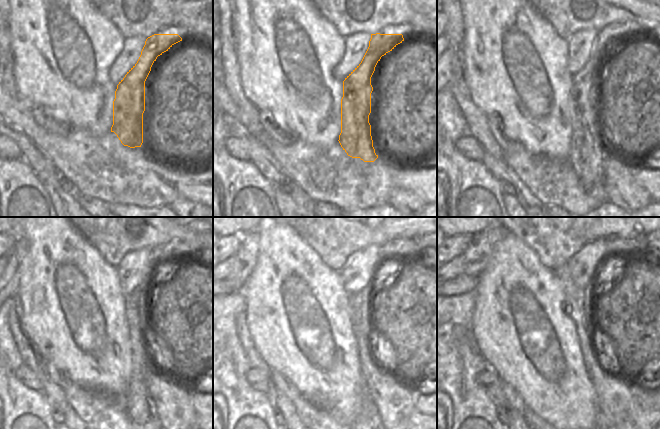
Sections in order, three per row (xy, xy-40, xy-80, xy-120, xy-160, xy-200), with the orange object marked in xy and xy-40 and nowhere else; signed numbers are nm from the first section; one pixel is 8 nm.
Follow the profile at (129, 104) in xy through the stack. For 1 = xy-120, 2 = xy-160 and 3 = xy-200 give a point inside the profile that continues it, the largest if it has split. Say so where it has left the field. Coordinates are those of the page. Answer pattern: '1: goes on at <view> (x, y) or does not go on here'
1: goes on at xy-120 (141, 411)
2: goes on at xy-160 (368, 420)
3: goes on at xy-200 (601, 419)

